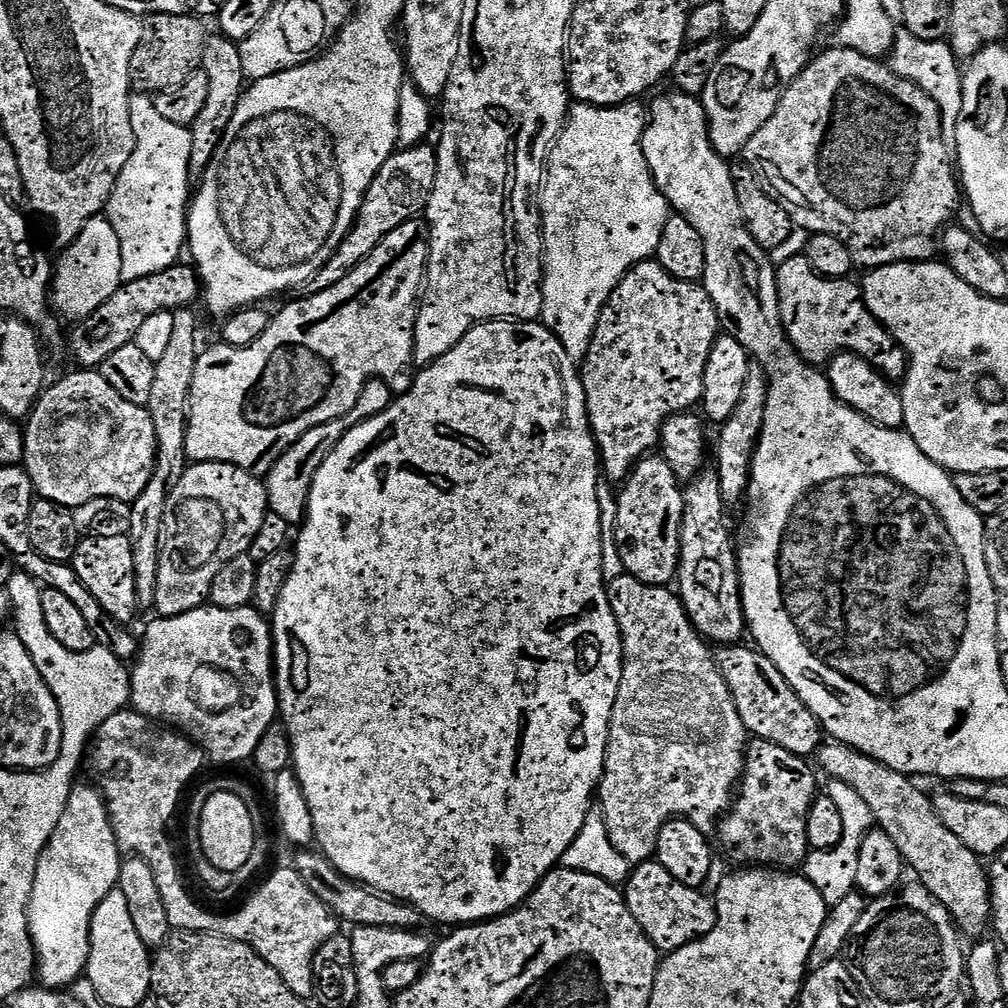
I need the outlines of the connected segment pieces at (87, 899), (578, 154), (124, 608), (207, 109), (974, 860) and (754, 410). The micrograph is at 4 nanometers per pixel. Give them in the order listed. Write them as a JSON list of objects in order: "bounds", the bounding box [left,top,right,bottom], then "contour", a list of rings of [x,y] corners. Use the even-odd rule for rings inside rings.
[{"bounds":[28,783,122,990],"contour":[[[77,783],[72,789],[70,798],[66,802],[66,810],[62,810],[62,818],[58,818],[58,826],[54,834],[46,842],[42,854],[38,858],[36,873],[32,879],[32,893],[28,903],[28,938],[32,941],[32,949],[36,951],[36,962],[38,965],[38,980],[45,988],[53,990],[64,990],[72,986],[76,980],[85,975],[85,968],[88,960],[88,931],[91,929],[91,918],[95,908],[99,906],[100,900],[106,898],[109,891],[115,889],[120,883],[120,866],[122,863],[122,853],[116,845],[115,834],[112,833],[111,822],[108,815],[108,805],[101,795],[99,787],[88,784]]]},{"bounds":[538,102,670,362],"contour":[[[640,102],[607,108],[577,103],[548,154],[544,183],[538,193],[544,293],[540,320],[552,333],[555,343],[560,343],[565,354],[576,362],[583,361],[587,354],[600,312],[616,283],[635,264],[655,257],[664,223],[670,215],[668,200],[656,189],[640,145],[645,123],[646,108]]]},{"bounds":[70,537,138,625],"contour":[[[83,537],[77,543],[76,553],[72,556],[70,563],[72,569],[76,572],[77,578],[82,582],[82,586],[86,586],[86,590],[90,590],[90,594],[98,600],[102,610],[106,610],[106,614],[110,614],[110,618],[114,618],[119,624],[131,625],[131,620],[135,618],[136,612],[138,613],[138,605],[136,600],[134,554],[128,537]]]},{"bounds":[188,34,246,178],"contour":[[[223,34],[209,35],[204,44],[202,71],[208,79],[208,89],[206,90],[206,104],[202,106],[202,112],[198,114],[195,122],[190,125],[192,141],[190,142],[188,174],[192,178],[203,177],[204,172],[210,166],[220,145],[220,140],[224,137],[224,131],[232,117],[232,111],[236,109],[241,96],[244,95],[246,77],[242,70],[242,54],[239,43],[229,40]]]},{"bounds":[819,742,992,938],"contour":[[[839,742],[825,743],[819,749],[819,756],[821,768],[819,768],[819,771],[821,773],[824,771],[826,775],[841,780],[846,786],[845,789],[850,790],[852,794],[866,802],[872,811],[872,816],[879,831],[890,834],[890,839],[894,841],[894,846],[898,846],[900,857],[904,859],[905,865],[911,871],[912,868],[916,871],[917,877],[915,876],[915,879],[948,912],[953,925],[963,935],[965,932],[966,935],[972,936],[971,938],[983,937],[987,933],[984,932],[987,928],[989,931],[992,919],[992,890],[985,865],[980,865],[983,864],[981,857],[975,856],[967,846],[958,842],[958,838],[954,838],[954,834],[950,834],[950,830],[946,830],[946,826],[942,826],[942,822],[936,817],[931,799],[927,795],[924,797],[912,785],[915,783],[909,777],[904,776],[901,772],[891,772],[885,764],[879,764],[874,758],[857,752],[856,749],[849,748],[846,744]]]},{"bounds":[714,362,768,505],"contour":[[[752,362],[748,365],[748,377],[742,386],[742,396],[734,414],[719,429],[720,437],[716,440],[716,464],[714,471],[718,474],[720,497],[725,505],[739,505],[748,491],[748,473],[752,466],[752,454],[756,442],[760,439],[760,430],[764,425],[764,411],[768,397],[768,380],[764,377],[762,365]]]}]

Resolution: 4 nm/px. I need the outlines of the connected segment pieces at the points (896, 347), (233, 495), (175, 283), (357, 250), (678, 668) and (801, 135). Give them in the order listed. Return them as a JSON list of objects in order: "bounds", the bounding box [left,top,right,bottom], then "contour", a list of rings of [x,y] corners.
[{"bounds":[776,254,908,381],"contour":[[[802,254],[779,265],[776,268],[776,293],[784,335],[803,363],[824,366],[839,352],[853,352],[868,360],[885,380],[903,381],[904,373],[908,371],[908,357],[904,355],[904,349],[870,314],[864,304],[861,285],[852,282],[848,278],[828,280],[819,276]]]},{"bounds":[154,462,270,616],"contour":[[[192,462],[185,467],[184,473],[180,475],[178,482],[168,496],[168,501],[165,504],[164,522],[161,526],[160,550],[163,556],[158,562],[156,603],[154,605],[155,611],[158,610],[157,613],[160,616],[177,616],[183,612],[189,612],[190,610],[201,607],[202,601],[208,595],[208,591],[212,589],[212,583],[218,574],[218,570],[222,570],[222,566],[226,566],[226,562],[230,562],[234,558],[238,558],[247,553],[248,547],[252,544],[252,539],[256,537],[260,529],[262,518],[270,510],[268,507],[267,487],[261,481],[259,484],[252,475],[253,473],[249,469],[235,468],[232,464],[198,464]]]},{"bounds":[70,265,200,368],"contour":[[[193,265],[174,267],[147,275],[146,278],[125,281],[96,311],[92,311],[78,325],[71,338],[70,350],[79,367],[98,368],[110,354],[135,341],[139,327],[153,314],[189,307],[200,296],[199,277]]]},{"bounds":[307,142,436,292],"contour":[[[421,142],[414,148],[401,147],[393,152],[370,182],[364,201],[356,211],[356,220],[352,223],[352,228],[344,236],[343,242],[336,247],[336,252],[308,281],[307,291],[320,292],[324,288],[334,286],[334,282],[346,278],[348,271],[358,266],[358,262],[362,262],[362,258],[370,254],[370,250],[374,250],[374,246],[378,246],[378,242],[386,238],[390,230],[402,226],[402,222],[419,217],[427,205],[435,181],[436,150],[431,143],[428,145],[428,142]]]},{"bounds":[598,574,749,866],"contour":[[[619,574],[607,581],[608,601],[612,607],[614,618],[620,627],[620,637],[624,643],[624,669],[622,670],[622,682],[618,686],[618,694],[612,711],[612,721],[608,724],[608,745],[606,746],[606,758],[604,759],[604,773],[600,779],[598,789],[599,815],[605,824],[609,842],[614,850],[628,860],[629,865],[635,866],[651,860],[656,854],[656,839],[663,824],[671,820],[688,820],[698,830],[705,834],[711,833],[717,827],[718,821],[727,813],[740,783],[740,777],[744,774],[744,754],[749,743],[749,733],[744,730],[744,723],[738,714],[738,710],[732,701],[730,690],[722,678],[720,669],[714,659],[713,653],[708,653],[709,645],[705,643],[699,632],[692,626],[688,613],[684,611],[684,603],[679,595],[671,587],[643,584],[641,580],[635,580],[627,574]]]},{"bounds":[742,46,962,270],"contour":[[[834,46],[829,52],[813,55],[808,65],[801,70],[796,79],[780,93],[780,101],[770,114],[770,118],[746,142],[742,153],[743,163],[751,168],[757,180],[775,199],[784,205],[786,214],[797,229],[809,234],[830,234],[850,250],[850,258],[857,269],[871,270],[885,268],[887,264],[905,262],[928,262],[938,252],[938,237],[949,227],[952,215],[956,212],[956,203],[961,203],[962,188],[958,183],[958,172],[954,167],[954,156],[950,144],[944,141],[944,124],[940,108],[923,90],[912,81],[903,80],[892,72],[887,63],[874,57],[863,56],[858,50]]]}]

